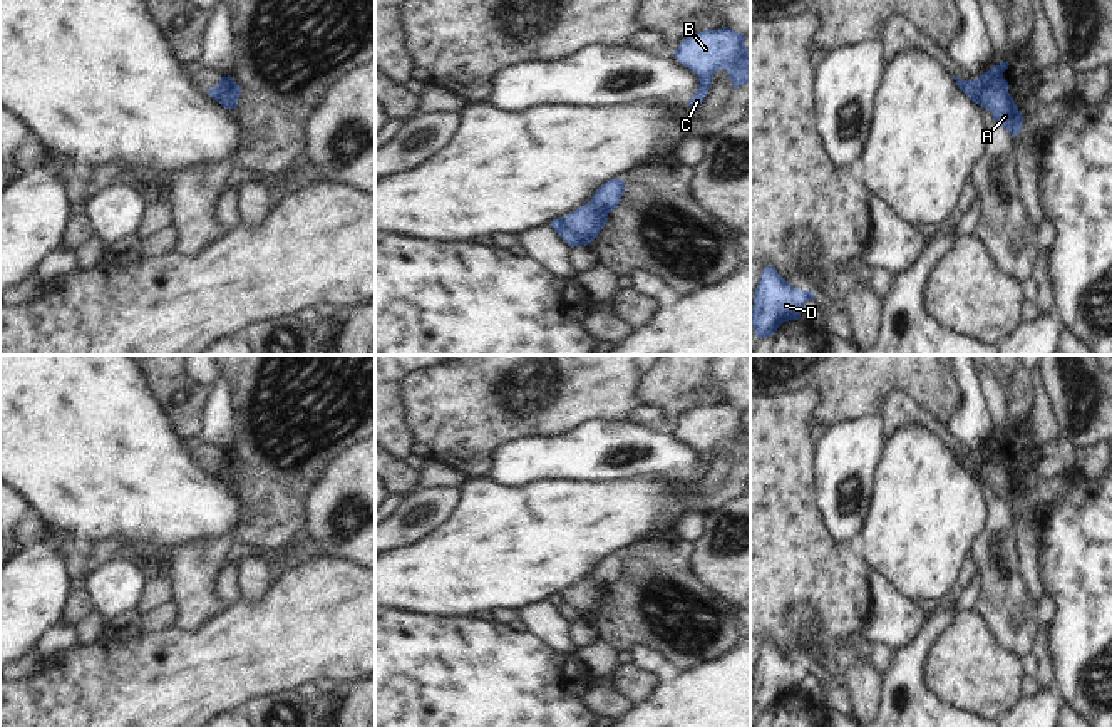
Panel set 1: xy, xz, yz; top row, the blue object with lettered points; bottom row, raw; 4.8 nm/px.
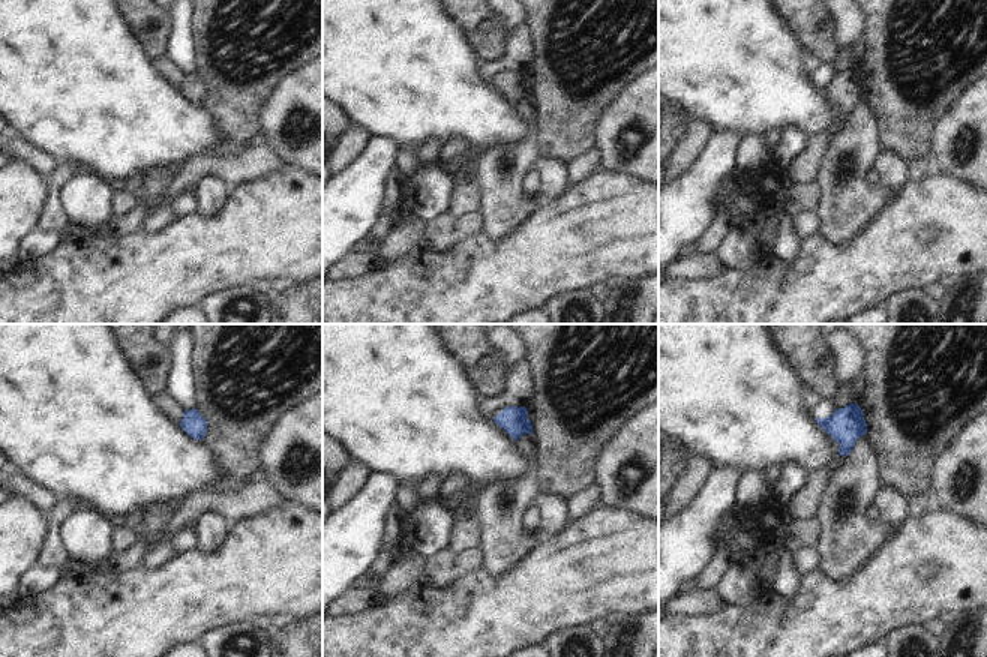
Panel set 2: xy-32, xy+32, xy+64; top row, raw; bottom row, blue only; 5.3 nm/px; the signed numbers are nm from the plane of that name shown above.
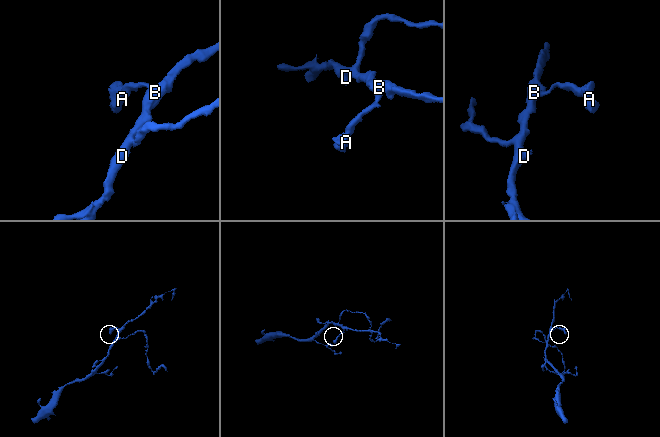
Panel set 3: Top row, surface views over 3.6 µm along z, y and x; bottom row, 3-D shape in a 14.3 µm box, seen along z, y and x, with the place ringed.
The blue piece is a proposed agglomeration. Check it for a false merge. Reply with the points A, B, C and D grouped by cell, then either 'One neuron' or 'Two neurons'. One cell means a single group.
Groups: A / B C D. Two neurons

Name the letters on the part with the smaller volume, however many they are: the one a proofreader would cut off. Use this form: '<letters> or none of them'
A

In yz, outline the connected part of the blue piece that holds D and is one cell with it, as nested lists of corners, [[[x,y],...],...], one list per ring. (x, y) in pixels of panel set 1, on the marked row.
[[[767,265],[754,293],[754,333],[765,338],[774,335],[784,322],[799,320],[807,300],[814,300],[814,291],[790,286],[775,268]]]

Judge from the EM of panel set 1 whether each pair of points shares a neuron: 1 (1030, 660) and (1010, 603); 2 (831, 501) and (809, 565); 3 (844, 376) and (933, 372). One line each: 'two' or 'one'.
1: two
2: two
3: one

